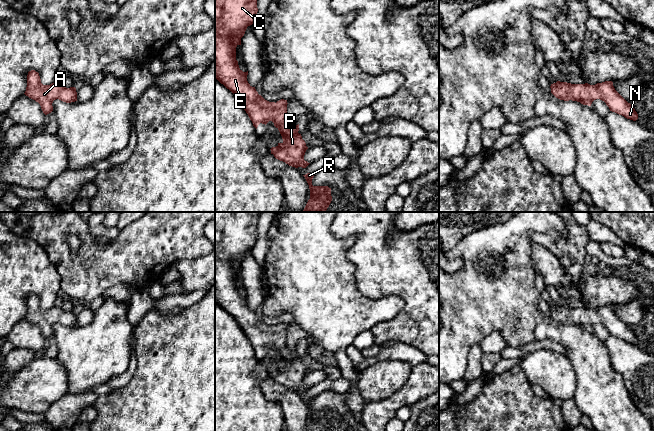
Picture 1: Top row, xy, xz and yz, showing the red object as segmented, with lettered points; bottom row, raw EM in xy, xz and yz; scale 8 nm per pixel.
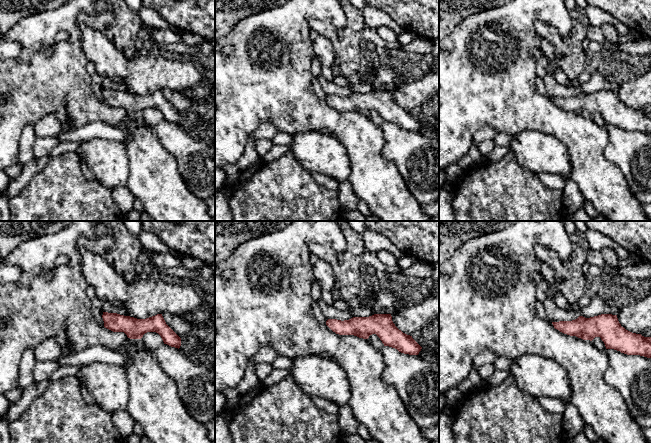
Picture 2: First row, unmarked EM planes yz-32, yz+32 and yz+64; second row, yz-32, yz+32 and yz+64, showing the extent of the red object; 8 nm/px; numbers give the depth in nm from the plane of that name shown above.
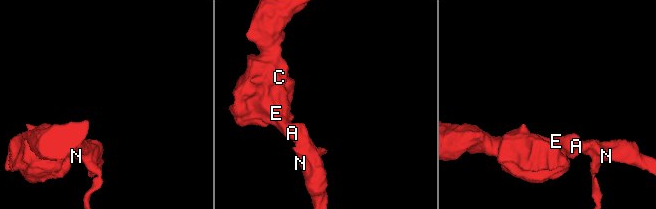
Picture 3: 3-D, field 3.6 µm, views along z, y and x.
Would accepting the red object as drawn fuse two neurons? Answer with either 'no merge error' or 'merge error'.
no merge error

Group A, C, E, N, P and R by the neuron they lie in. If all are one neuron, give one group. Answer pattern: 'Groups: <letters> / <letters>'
Groups: A C E N P R

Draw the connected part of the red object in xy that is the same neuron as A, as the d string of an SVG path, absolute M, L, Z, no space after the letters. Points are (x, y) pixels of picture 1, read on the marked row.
M35 70L28 72L27 87L24 94L38 102L45 115L53 111L52 103L56 99L66 103L77 101L75 87L66 88L57 82L50 85L43 85L39 73Z

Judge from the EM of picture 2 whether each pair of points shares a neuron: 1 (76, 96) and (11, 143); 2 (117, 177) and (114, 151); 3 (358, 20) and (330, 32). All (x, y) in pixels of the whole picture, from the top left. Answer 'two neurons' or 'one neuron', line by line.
1: one neuron
2: one neuron
3: one neuron

